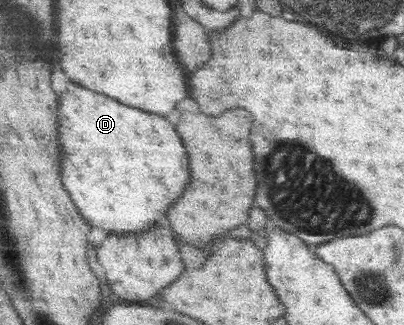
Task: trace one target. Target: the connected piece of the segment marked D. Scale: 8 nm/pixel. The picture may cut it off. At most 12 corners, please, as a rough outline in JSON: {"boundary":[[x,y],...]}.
{"boundary":[[68,80],[63,181],[112,233],[190,187],[168,117]]}

